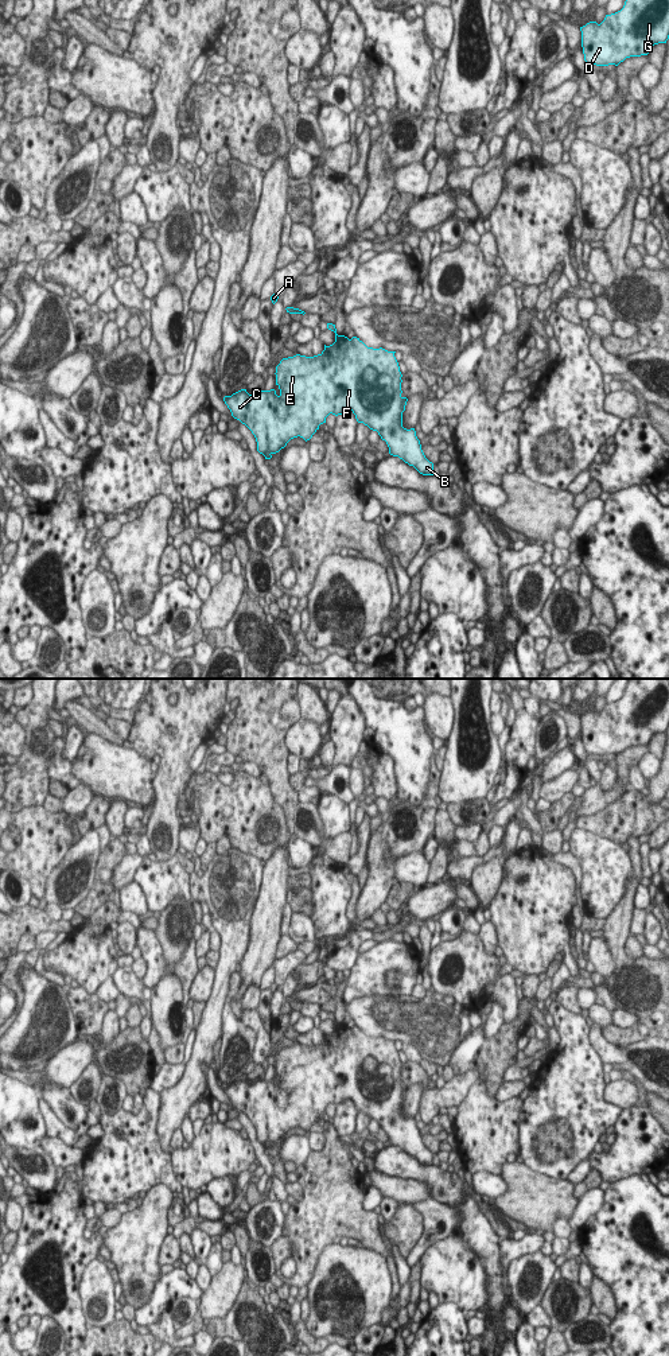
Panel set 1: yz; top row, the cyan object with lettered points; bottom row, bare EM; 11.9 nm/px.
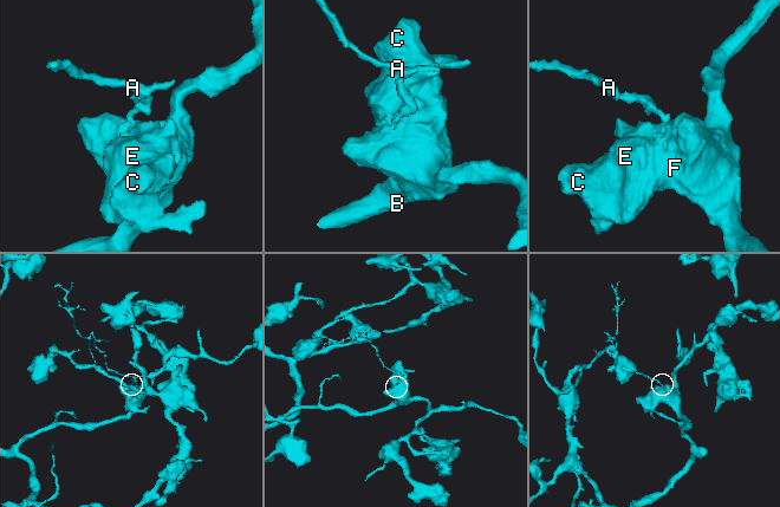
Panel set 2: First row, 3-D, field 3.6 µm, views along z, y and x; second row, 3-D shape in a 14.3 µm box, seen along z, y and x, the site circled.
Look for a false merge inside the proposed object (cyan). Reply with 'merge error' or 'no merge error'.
merge error

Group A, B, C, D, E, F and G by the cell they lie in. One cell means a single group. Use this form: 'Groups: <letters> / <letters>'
Groups: A / B C D E F G

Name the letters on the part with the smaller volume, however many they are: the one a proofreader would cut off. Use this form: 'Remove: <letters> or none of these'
Remove: A

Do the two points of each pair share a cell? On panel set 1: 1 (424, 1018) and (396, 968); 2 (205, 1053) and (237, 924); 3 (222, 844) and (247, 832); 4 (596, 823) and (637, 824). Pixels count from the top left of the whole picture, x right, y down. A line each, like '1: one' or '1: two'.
1: two
2: one
3: two
4: one

